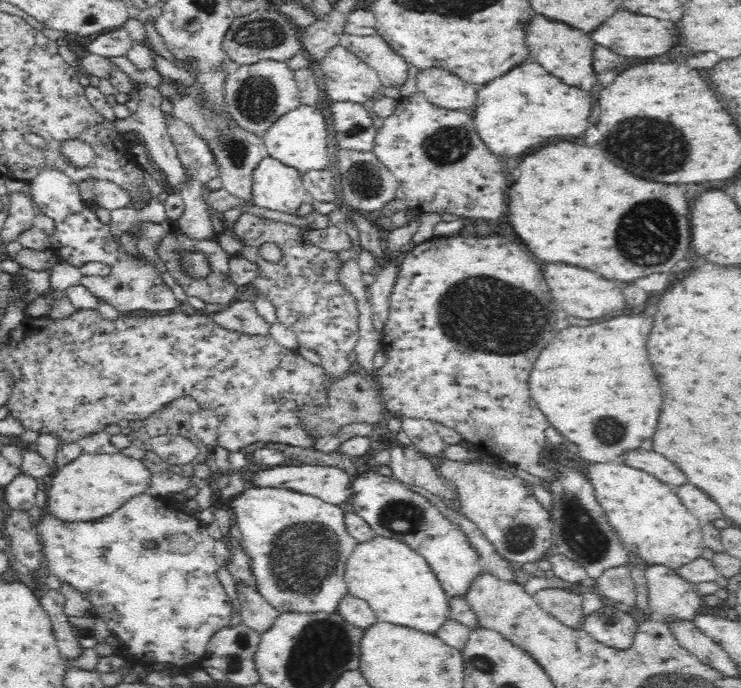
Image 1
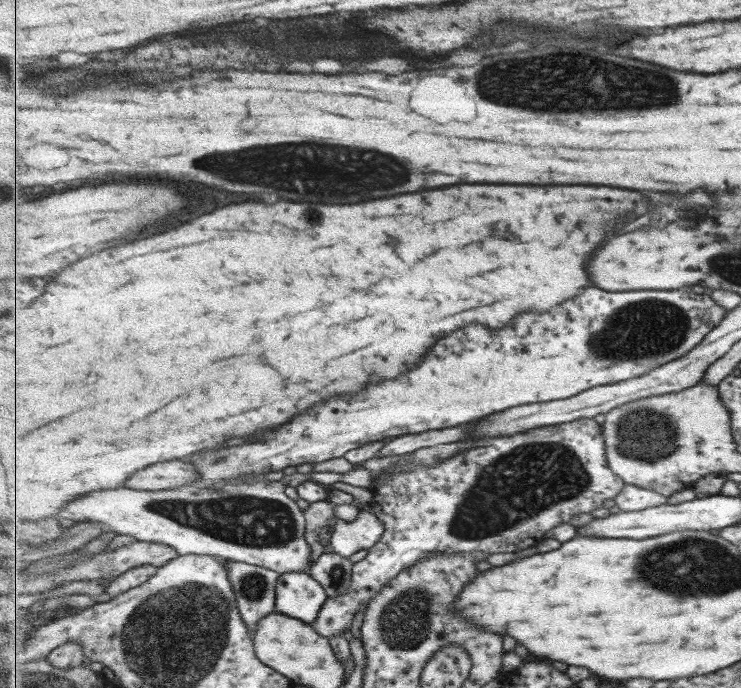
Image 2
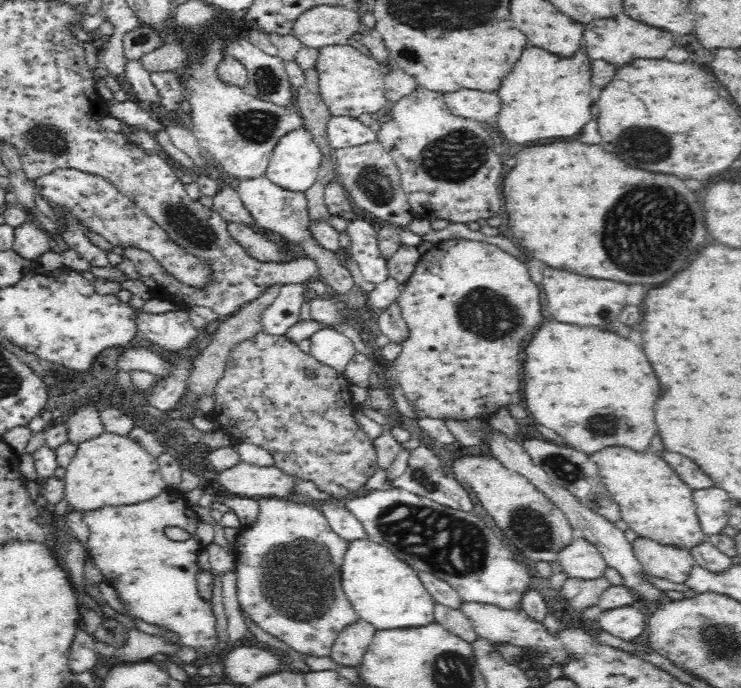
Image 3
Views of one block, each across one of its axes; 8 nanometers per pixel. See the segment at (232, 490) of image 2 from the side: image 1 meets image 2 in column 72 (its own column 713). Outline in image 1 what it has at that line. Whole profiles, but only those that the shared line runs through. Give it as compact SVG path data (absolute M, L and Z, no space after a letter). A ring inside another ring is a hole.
M681 484L674 490L682 504L693 514L701 523L714 521L722 518L722 511L719 510L717 504L710 500L702 490L694 488L692 484Z

